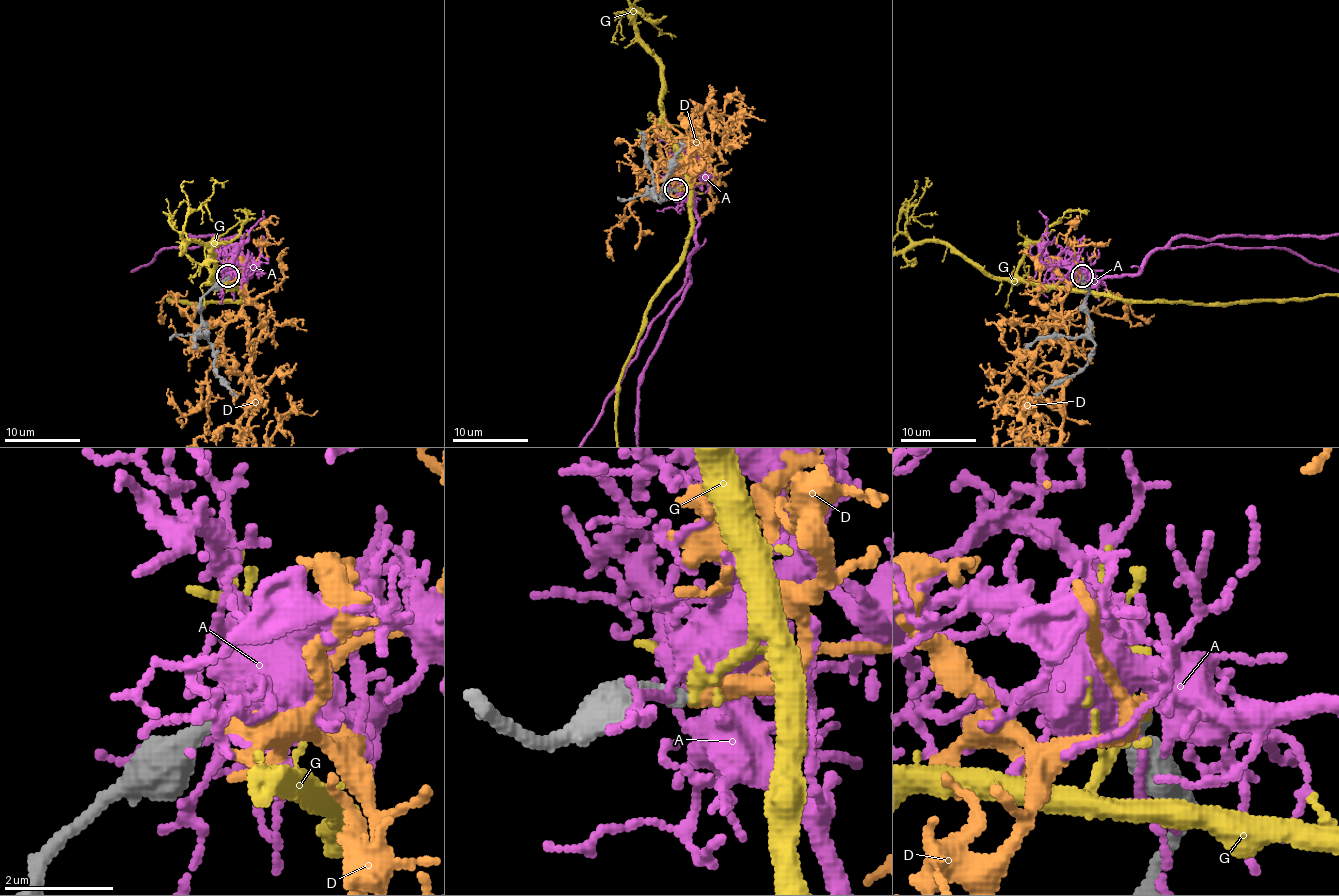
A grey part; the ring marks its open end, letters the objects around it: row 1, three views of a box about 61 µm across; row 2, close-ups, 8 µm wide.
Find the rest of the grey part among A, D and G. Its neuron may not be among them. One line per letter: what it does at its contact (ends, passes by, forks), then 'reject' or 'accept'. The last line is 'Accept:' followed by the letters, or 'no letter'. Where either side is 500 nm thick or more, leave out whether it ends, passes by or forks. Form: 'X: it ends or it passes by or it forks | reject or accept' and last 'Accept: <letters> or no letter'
A: it passes by | reject
D: it ends | reject
G: it passes by | reject
Accept: no letter

